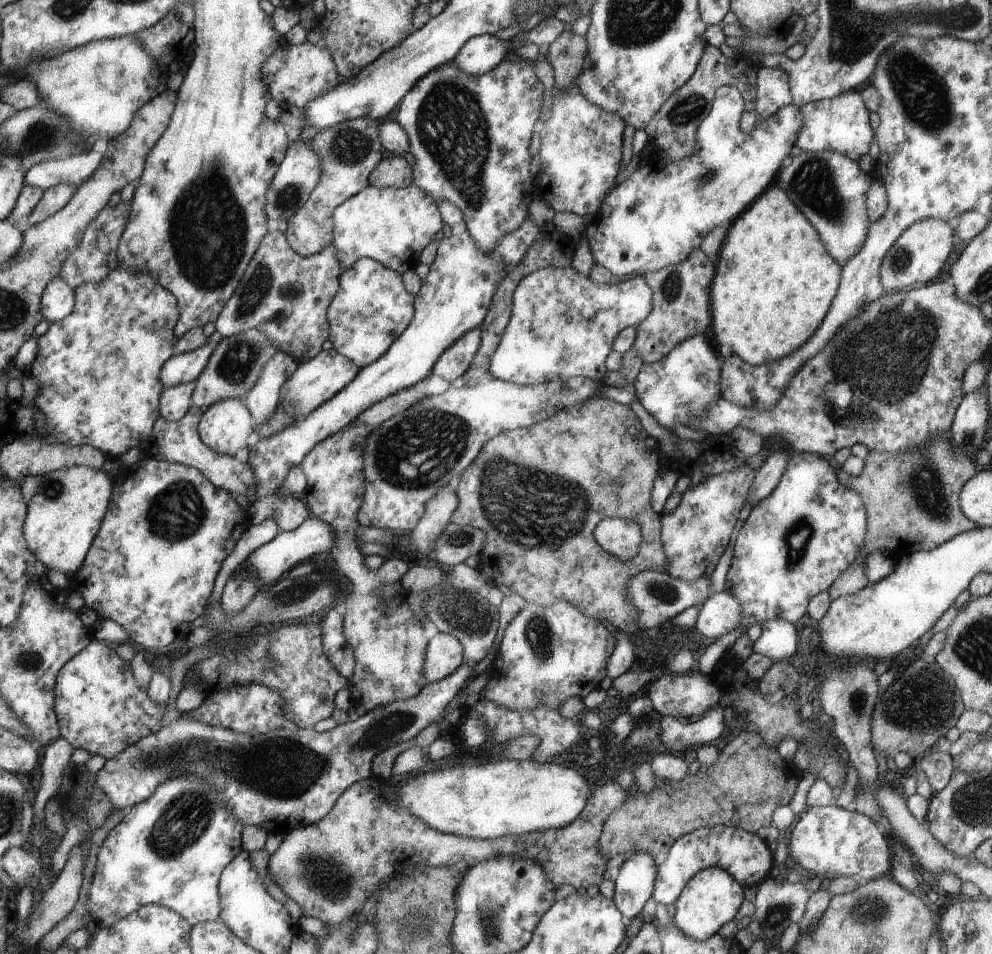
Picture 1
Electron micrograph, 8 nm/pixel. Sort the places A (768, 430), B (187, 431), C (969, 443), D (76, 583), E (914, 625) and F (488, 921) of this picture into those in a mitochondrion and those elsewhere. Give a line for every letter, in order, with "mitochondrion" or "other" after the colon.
A: other
B: other
C: mitochondrion
D: other
E: other
F: mitochondrion

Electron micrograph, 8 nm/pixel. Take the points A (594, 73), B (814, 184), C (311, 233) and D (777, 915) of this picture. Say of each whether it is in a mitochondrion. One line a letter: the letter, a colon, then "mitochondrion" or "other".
A: other
B: mitochondrion
C: other
D: mitochondrion

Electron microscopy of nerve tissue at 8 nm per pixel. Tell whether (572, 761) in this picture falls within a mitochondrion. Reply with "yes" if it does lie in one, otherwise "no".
no

